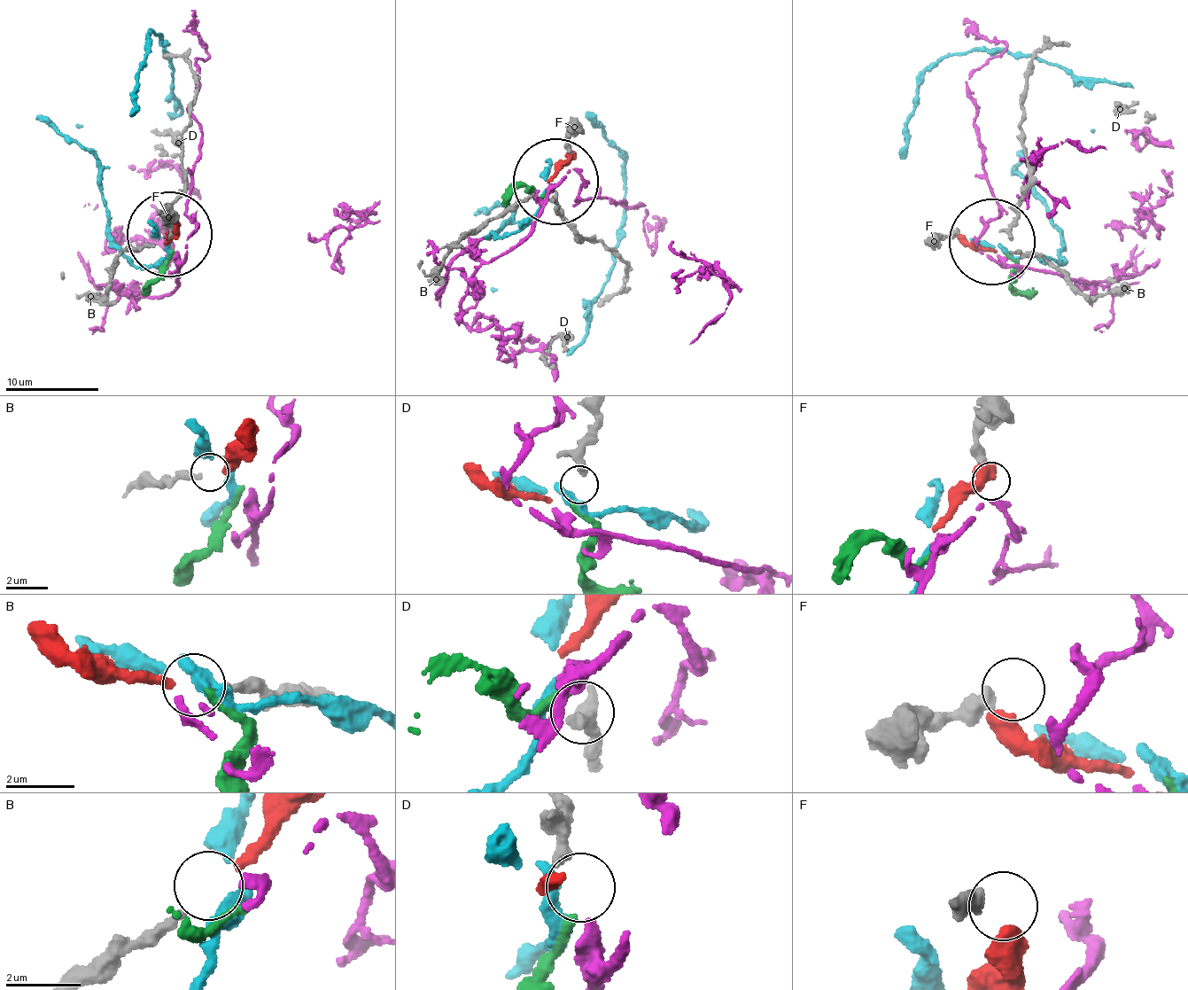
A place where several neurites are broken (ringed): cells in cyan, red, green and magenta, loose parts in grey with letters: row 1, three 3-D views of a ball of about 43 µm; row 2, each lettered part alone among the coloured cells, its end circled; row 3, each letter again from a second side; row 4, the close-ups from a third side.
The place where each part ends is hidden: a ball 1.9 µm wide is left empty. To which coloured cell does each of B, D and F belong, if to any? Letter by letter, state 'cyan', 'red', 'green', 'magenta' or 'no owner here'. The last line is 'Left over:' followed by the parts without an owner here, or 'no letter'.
B: red
D: green
F: no owner here
Left over: F

